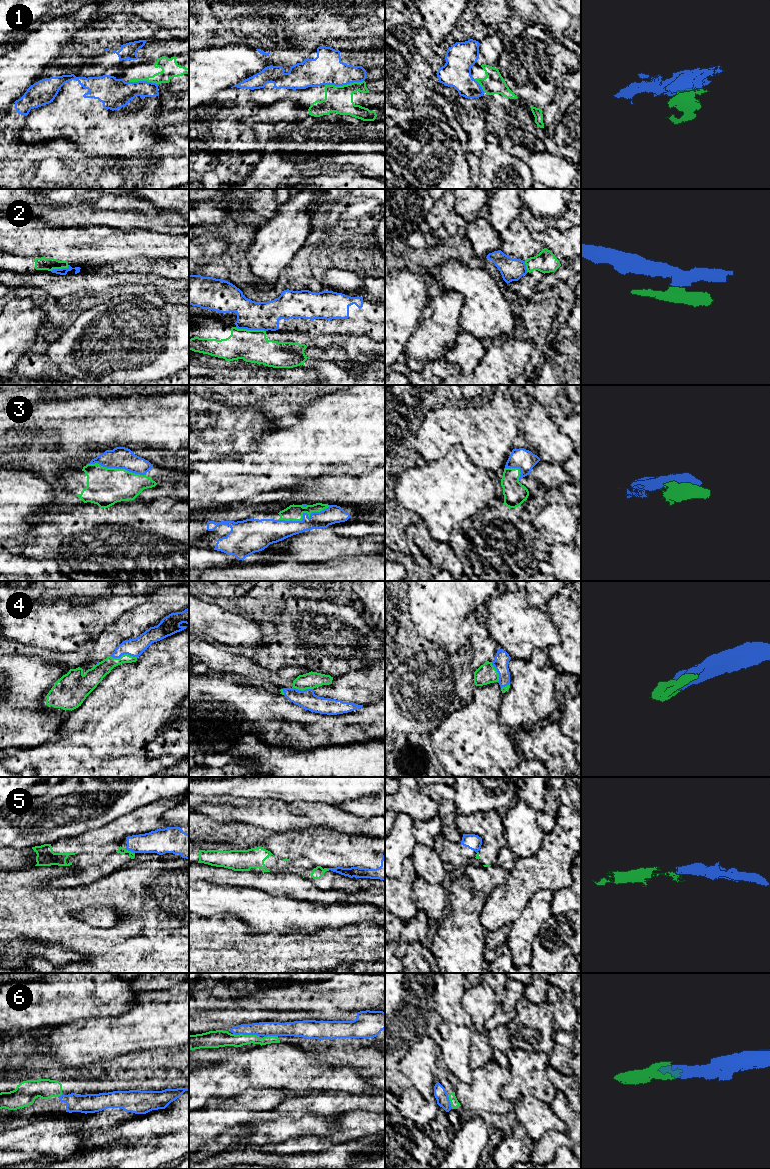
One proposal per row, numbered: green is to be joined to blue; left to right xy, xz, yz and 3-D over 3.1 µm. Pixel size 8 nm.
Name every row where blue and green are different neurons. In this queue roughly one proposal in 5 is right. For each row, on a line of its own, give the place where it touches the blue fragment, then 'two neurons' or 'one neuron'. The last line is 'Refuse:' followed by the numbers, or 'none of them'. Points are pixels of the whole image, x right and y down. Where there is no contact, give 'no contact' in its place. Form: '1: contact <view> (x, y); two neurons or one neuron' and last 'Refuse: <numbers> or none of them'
1: contact xz (344, 84); two neurons
2: contact xz (250, 329); two neurons
3: contact xz (303, 515); one neuron
4: contact xy (124, 653); one neuron
5: contact xy (129, 850); two neurons
6: contact xz (246, 1034); one neuron
Refuse: 1, 2, 5

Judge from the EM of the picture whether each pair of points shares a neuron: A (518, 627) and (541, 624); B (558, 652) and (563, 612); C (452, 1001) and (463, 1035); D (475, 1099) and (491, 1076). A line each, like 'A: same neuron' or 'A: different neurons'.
A: same neuron
B: same neuron
C: different neurons
D: same neuron

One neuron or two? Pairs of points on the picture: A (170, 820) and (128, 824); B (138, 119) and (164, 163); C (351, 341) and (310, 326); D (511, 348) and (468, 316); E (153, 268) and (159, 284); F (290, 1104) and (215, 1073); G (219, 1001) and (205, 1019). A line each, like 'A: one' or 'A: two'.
A: two
B: two
C: two
D: two
E: two
F: two
G: two

